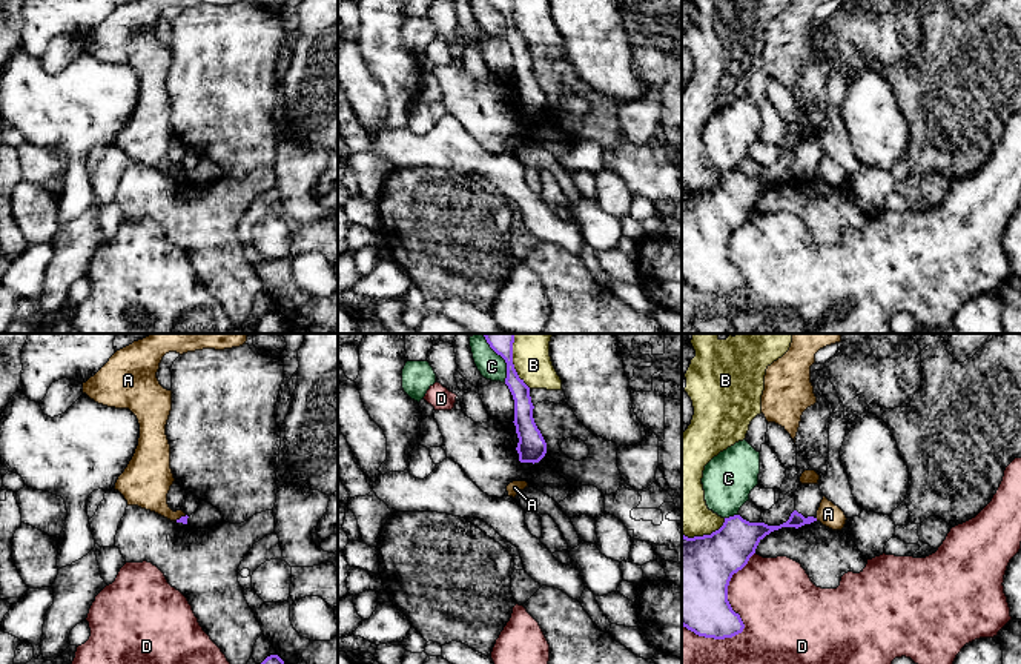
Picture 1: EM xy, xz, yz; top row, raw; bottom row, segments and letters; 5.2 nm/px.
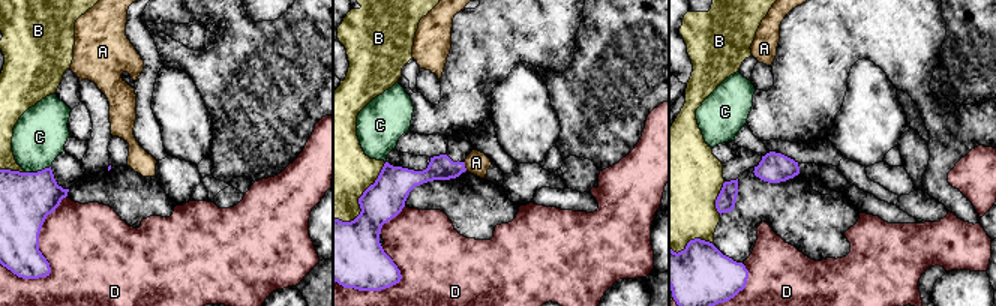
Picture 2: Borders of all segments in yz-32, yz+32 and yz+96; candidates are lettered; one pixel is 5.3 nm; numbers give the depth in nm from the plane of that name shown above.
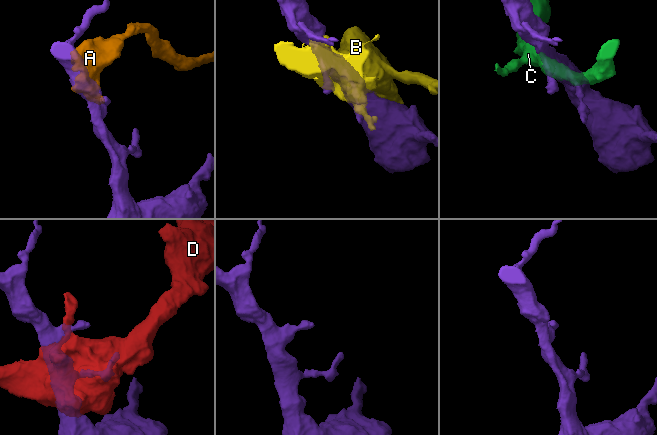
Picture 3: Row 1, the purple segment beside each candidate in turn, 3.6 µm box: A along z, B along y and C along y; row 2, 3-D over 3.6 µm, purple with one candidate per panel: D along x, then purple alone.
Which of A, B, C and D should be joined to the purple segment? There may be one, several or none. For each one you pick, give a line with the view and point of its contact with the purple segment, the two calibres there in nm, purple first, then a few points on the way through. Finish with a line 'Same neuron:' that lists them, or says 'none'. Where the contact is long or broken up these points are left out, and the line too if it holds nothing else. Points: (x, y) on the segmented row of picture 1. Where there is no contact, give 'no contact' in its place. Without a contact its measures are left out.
Same neuron: none

